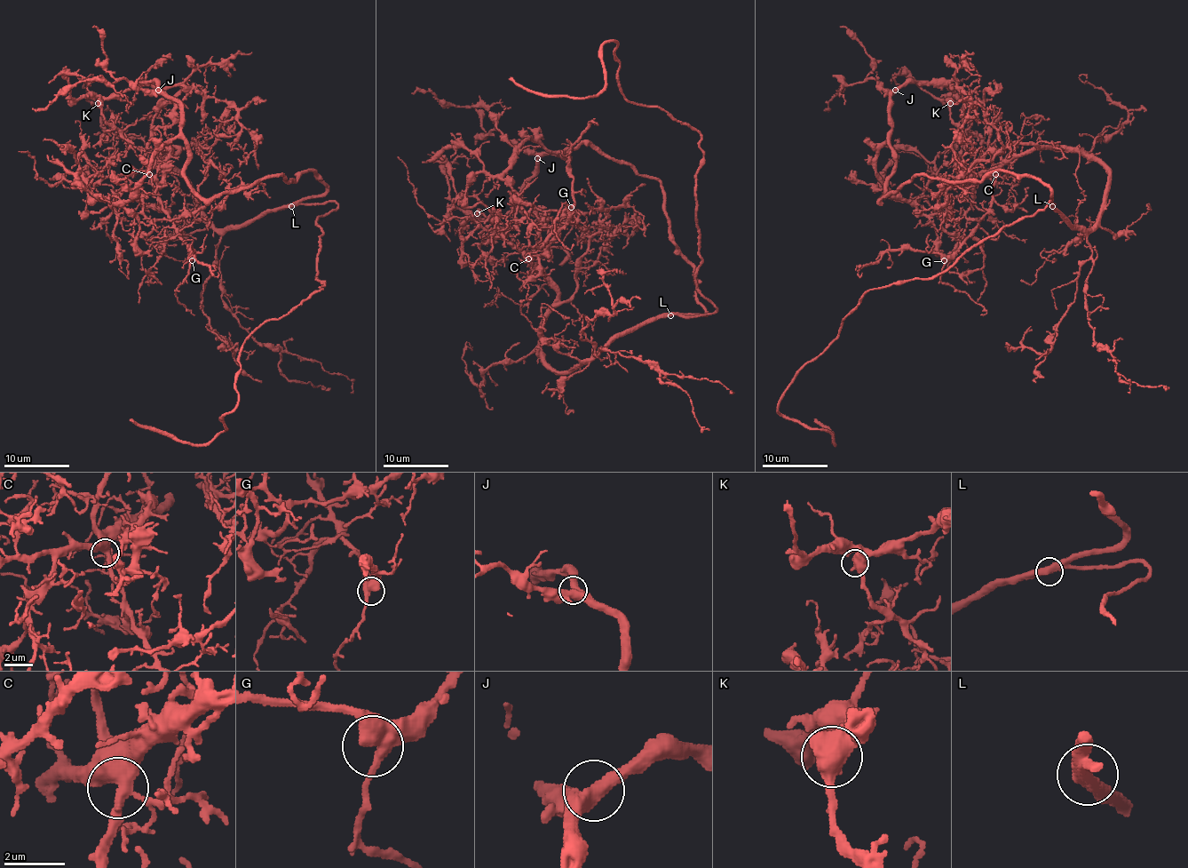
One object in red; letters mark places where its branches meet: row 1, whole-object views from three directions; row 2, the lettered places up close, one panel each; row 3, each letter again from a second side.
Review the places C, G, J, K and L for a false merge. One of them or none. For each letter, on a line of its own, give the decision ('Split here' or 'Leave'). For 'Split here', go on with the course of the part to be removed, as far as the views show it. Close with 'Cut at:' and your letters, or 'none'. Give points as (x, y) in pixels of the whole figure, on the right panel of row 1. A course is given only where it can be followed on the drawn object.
C: Leave
G: Leave
J: Leave
K: Leave
L: Leave
Cut at: none

